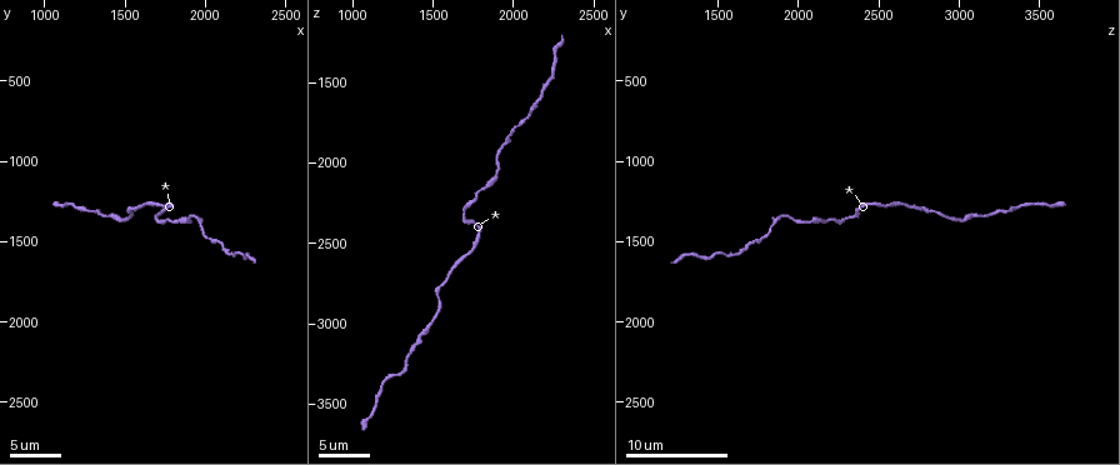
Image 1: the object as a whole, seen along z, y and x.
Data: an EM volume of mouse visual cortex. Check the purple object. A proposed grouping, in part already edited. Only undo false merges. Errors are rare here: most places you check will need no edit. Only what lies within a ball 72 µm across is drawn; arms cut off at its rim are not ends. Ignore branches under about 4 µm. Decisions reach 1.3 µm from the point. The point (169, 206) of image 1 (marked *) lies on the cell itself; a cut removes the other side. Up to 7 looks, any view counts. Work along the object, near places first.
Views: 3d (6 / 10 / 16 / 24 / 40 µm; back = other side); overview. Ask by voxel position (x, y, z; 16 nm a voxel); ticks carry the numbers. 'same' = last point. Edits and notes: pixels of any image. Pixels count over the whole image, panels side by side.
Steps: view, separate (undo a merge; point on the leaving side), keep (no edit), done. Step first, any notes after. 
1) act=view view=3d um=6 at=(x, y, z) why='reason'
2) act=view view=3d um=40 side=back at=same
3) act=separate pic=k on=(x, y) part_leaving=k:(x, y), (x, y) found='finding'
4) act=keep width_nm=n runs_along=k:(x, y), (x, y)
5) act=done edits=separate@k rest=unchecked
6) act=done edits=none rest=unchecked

act=view view=3d um=10 at=(1700, 1360, 2320) why='thin neck'

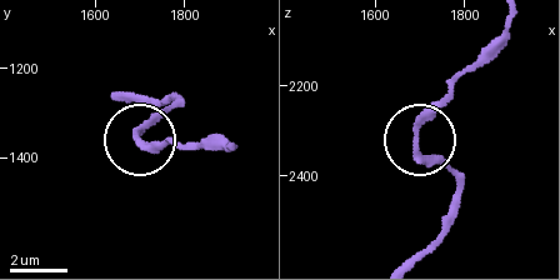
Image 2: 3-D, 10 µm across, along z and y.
act=keep runs_along=2:(453, 173), (426, 154), (419, 133), (440, 96), (474, 63) found='one cell here'

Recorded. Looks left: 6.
act=view view=3d um=10 at=(1540, 1320, 2860) why='thin neck'

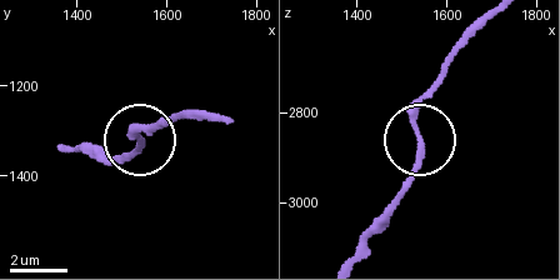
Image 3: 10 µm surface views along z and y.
act=keep width_nm=220 runs_along=3:(483, 26), (421, 105), (419, 155), (399, 204) found='all the same cell'

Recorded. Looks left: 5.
act=view view=3d um=16 at=(1400, 1340, 3100) why='calibre changes'

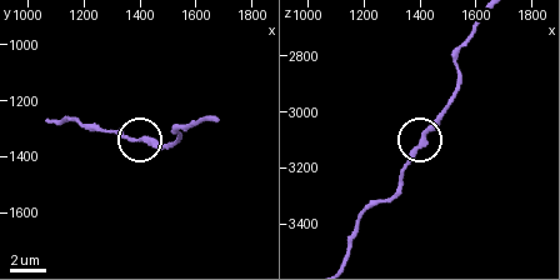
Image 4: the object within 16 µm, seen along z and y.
act=keep width_nm=260 runs_along=4:(483, 20), (460, 51), (450, 105), (423, 136), (401, 175) found='continuous, no second cell'

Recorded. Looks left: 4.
act=view view=3d um=6 at=(1900, 1380, 2080) why='thick turns thin'

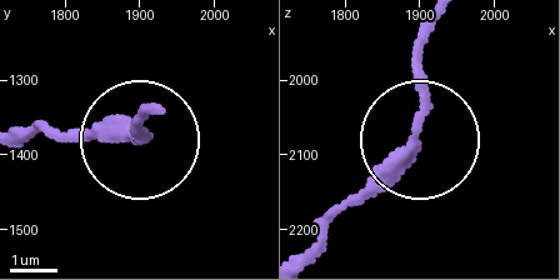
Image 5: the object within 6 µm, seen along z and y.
act=view view=3d um=6 side=back at=same why='from behind'

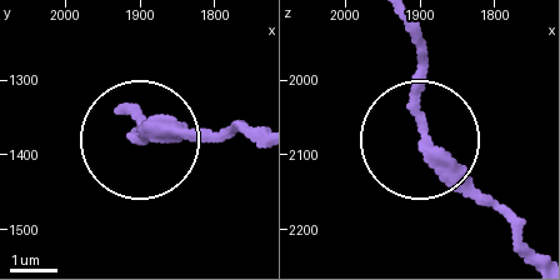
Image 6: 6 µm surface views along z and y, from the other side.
act=keep found='continuous, no second cell'

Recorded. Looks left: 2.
act=done edits=none rest=unchecked

